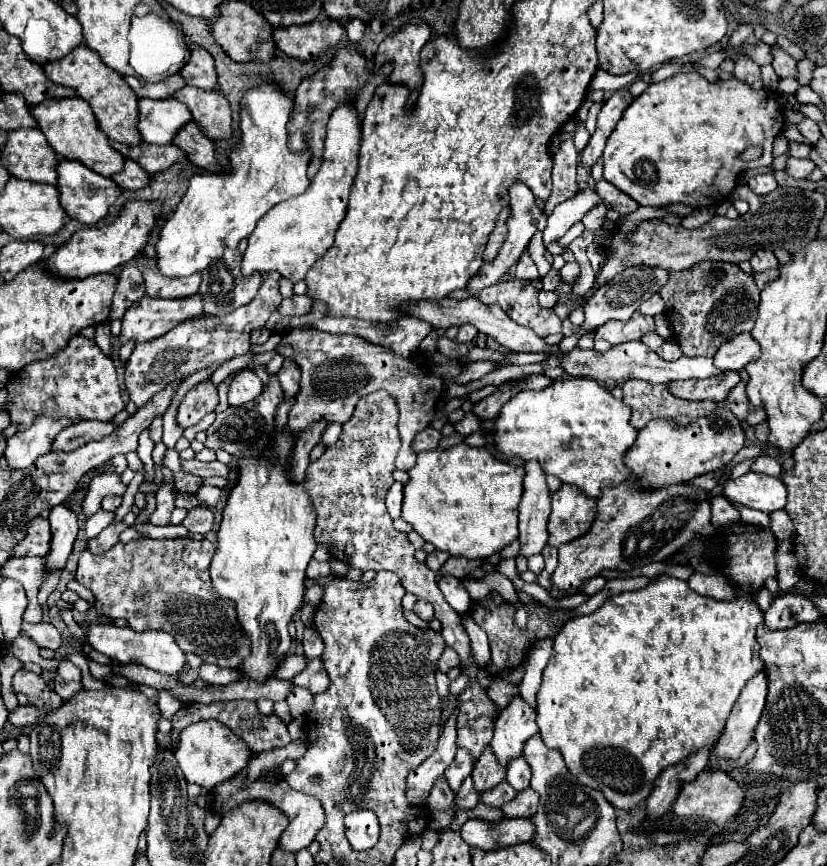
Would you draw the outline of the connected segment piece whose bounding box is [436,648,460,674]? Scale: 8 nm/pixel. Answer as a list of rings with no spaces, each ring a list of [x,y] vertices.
[[[446,648],[446,650],[444,650],[444,654],[442,654],[442,656],[440,656],[440,660],[438,660],[436,670],[446,674],[450,668],[456,668],[458,664],[460,664],[460,658],[456,656],[456,652],[452,652],[450,648]]]

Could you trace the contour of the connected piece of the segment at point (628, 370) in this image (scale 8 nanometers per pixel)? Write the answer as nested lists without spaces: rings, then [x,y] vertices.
[[[624,342],[618,346],[612,346],[608,352],[596,352],[596,350],[580,350],[574,348],[572,352],[564,354],[558,366],[574,378],[592,378],[600,384],[604,384],[608,390],[614,390],[616,386],[622,386],[626,380],[640,378],[650,384],[666,384],[670,380],[688,380],[688,378],[712,378],[712,376],[722,376],[724,372],[714,366],[712,358],[704,356],[682,356],[674,362],[662,360],[656,352],[652,352],[646,344],[642,342]]]

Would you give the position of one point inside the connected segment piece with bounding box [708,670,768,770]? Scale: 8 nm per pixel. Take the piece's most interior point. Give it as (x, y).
(742, 721)

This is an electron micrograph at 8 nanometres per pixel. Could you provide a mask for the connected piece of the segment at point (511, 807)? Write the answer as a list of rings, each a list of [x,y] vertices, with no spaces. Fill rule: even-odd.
[[[526,788],[512,802],[502,806],[502,812],[508,818],[532,818],[536,814],[538,802],[540,802],[540,796],[532,788]]]

